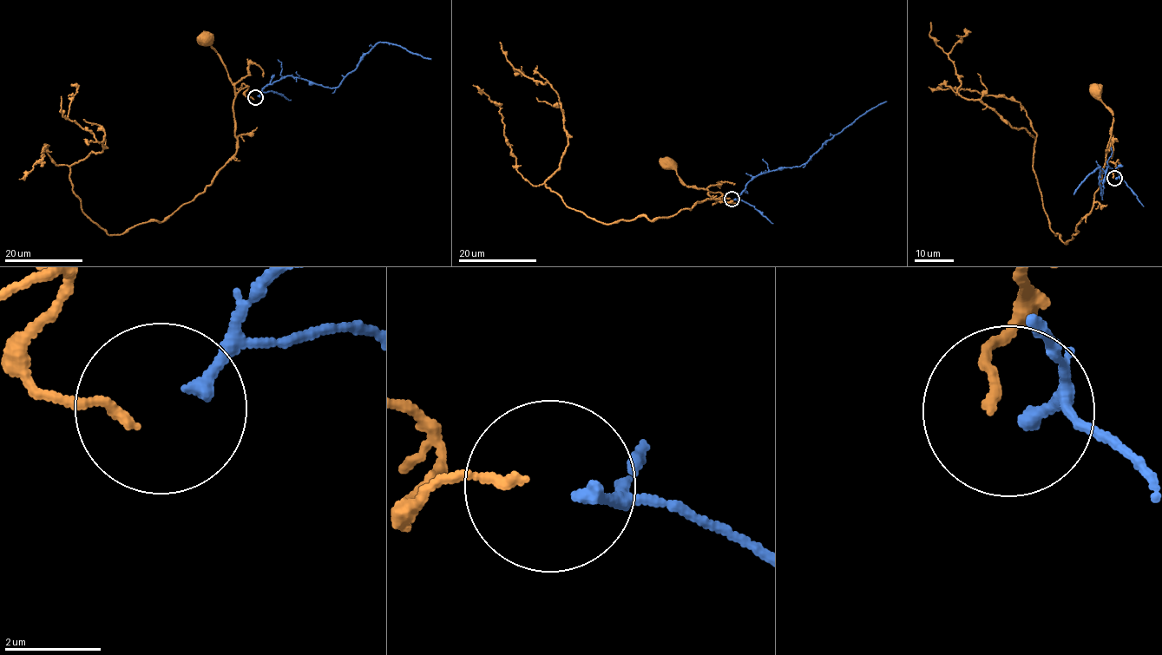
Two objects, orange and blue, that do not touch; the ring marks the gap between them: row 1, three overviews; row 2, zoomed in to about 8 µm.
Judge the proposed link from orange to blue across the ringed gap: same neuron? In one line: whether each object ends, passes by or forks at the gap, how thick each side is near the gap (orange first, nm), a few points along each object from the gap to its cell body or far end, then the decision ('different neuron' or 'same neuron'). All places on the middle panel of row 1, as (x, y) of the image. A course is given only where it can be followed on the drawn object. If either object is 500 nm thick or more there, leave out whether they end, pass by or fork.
orange ends; blue ends; calibres 200 and 280 nm; course orange (730, 198), (720, 199), (723, 196), (719, 193), (686, 186), (666, 164), (667, 162); course blue (733, 199), (739, 197), (748, 181), (758, 175), (805, 164), (823, 143), (859, 116), (887, 101); different neuron

